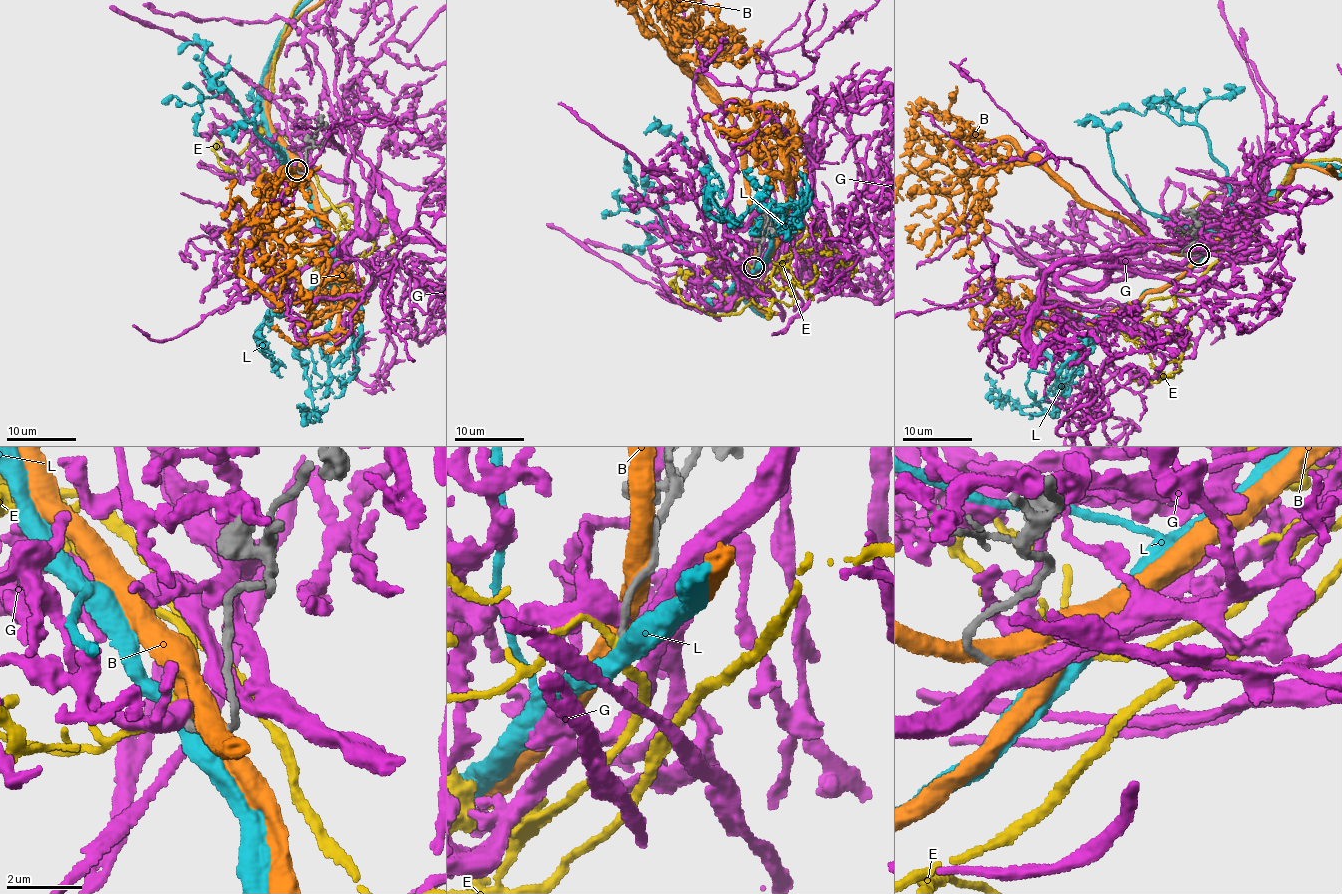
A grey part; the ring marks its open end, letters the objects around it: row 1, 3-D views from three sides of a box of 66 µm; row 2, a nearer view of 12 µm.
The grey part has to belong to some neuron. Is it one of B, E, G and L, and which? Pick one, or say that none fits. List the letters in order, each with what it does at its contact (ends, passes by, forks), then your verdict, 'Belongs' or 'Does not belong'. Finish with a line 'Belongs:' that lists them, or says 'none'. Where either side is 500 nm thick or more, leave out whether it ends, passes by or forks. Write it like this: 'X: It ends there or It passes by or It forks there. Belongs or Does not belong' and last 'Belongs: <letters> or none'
B: It passes by. Does not belong
E: It passes by. Belongs
G: It passes by. Does not belong
L: It passes by. Does not belong
Belongs: E

